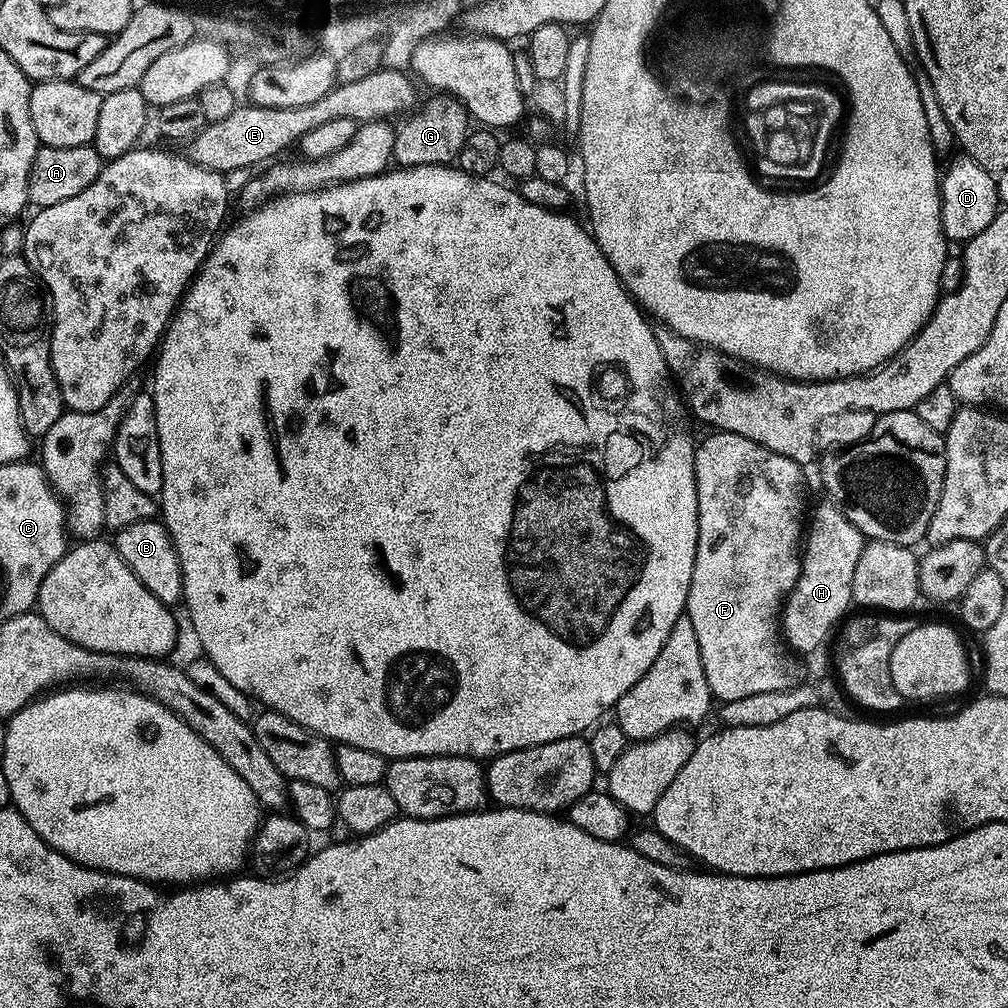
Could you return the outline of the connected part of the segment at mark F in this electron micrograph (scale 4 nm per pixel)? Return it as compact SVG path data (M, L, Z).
M713 431L712 436L708 436L703 441L699 441L696 449L696 457L694 458L694 474L696 475L696 493L698 494L698 546L696 547L696 557L694 558L694 574L690 582L690 594L688 595L688 607L686 614L690 618L690 622L694 622L694 631L698 633L698 650L702 650L702 670L706 674L706 682L710 682L710 690L713 697L717 701L727 702L734 698L750 698L750 694L766 694L774 690L786 690L787 688L795 688L801 683L800 668L796 665L797 657L786 647L785 641L782 639L782 609L784 601L792 592L793 586L800 573L800 558L802 555L802 525L806 520L806 508L804 512L804 472L805 469L801 465L795 464L790 458L782 458L778 454L774 454L774 450L766 450L766 446L758 446L758 442L750 442L750 438L742 438L742 434L730 434L729 432Z

